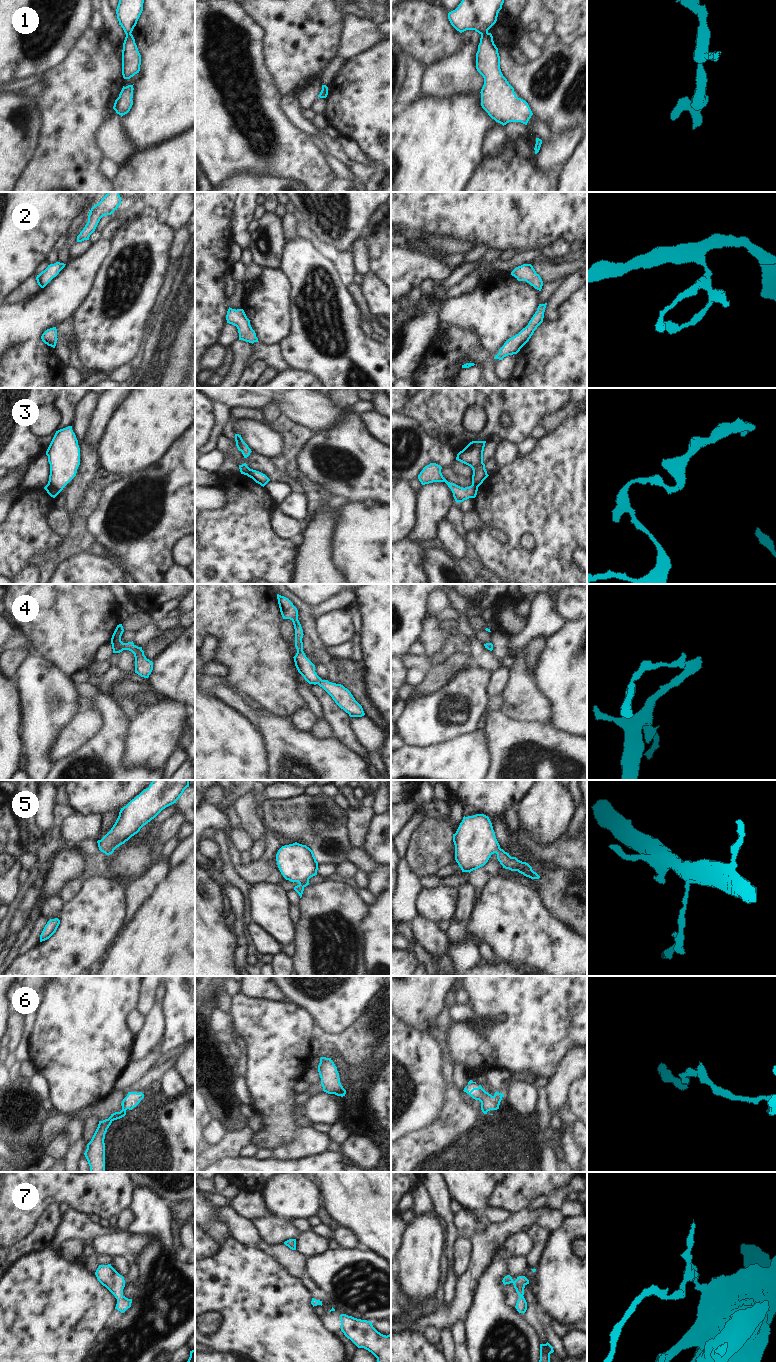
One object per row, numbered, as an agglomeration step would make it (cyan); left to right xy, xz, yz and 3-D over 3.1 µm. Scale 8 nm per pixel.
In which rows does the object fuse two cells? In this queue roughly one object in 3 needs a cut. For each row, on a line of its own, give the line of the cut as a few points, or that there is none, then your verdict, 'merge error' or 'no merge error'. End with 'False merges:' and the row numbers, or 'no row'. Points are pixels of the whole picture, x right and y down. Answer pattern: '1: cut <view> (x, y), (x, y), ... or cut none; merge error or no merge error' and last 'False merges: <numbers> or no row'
1: cut yz (487, 31), (481, 35); merge error
2: cut none; no merge error
3: cut xy (48, 483), (59, 492); merge error
4: cut none; no merge error
5: cut none; no merge error
6: cut none; no merge error
7: cut none; no merge error
False merges: 1, 3

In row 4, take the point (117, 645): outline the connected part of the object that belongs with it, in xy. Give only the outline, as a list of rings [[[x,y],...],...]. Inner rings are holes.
[[[122,624],[117,625],[111,638],[113,653],[120,653],[123,650],[131,651],[135,657],[135,673],[141,677],[148,678],[153,670],[153,662],[146,658],[142,647],[136,646],[133,641],[123,643],[121,641],[123,632]]]

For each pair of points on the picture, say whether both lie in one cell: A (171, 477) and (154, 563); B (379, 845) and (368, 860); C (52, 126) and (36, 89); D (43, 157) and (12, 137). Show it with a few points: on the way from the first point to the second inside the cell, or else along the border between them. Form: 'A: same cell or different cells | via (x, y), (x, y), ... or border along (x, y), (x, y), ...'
A: same cell | via (170, 498), (154, 529), (154, 542)
B: different cells | border along (363, 848), (380, 864)
C: different cells | border along (41, 81), (43, 90), (35, 96)
D: different cells | border along (40, 129), (35, 152), (22, 172)

